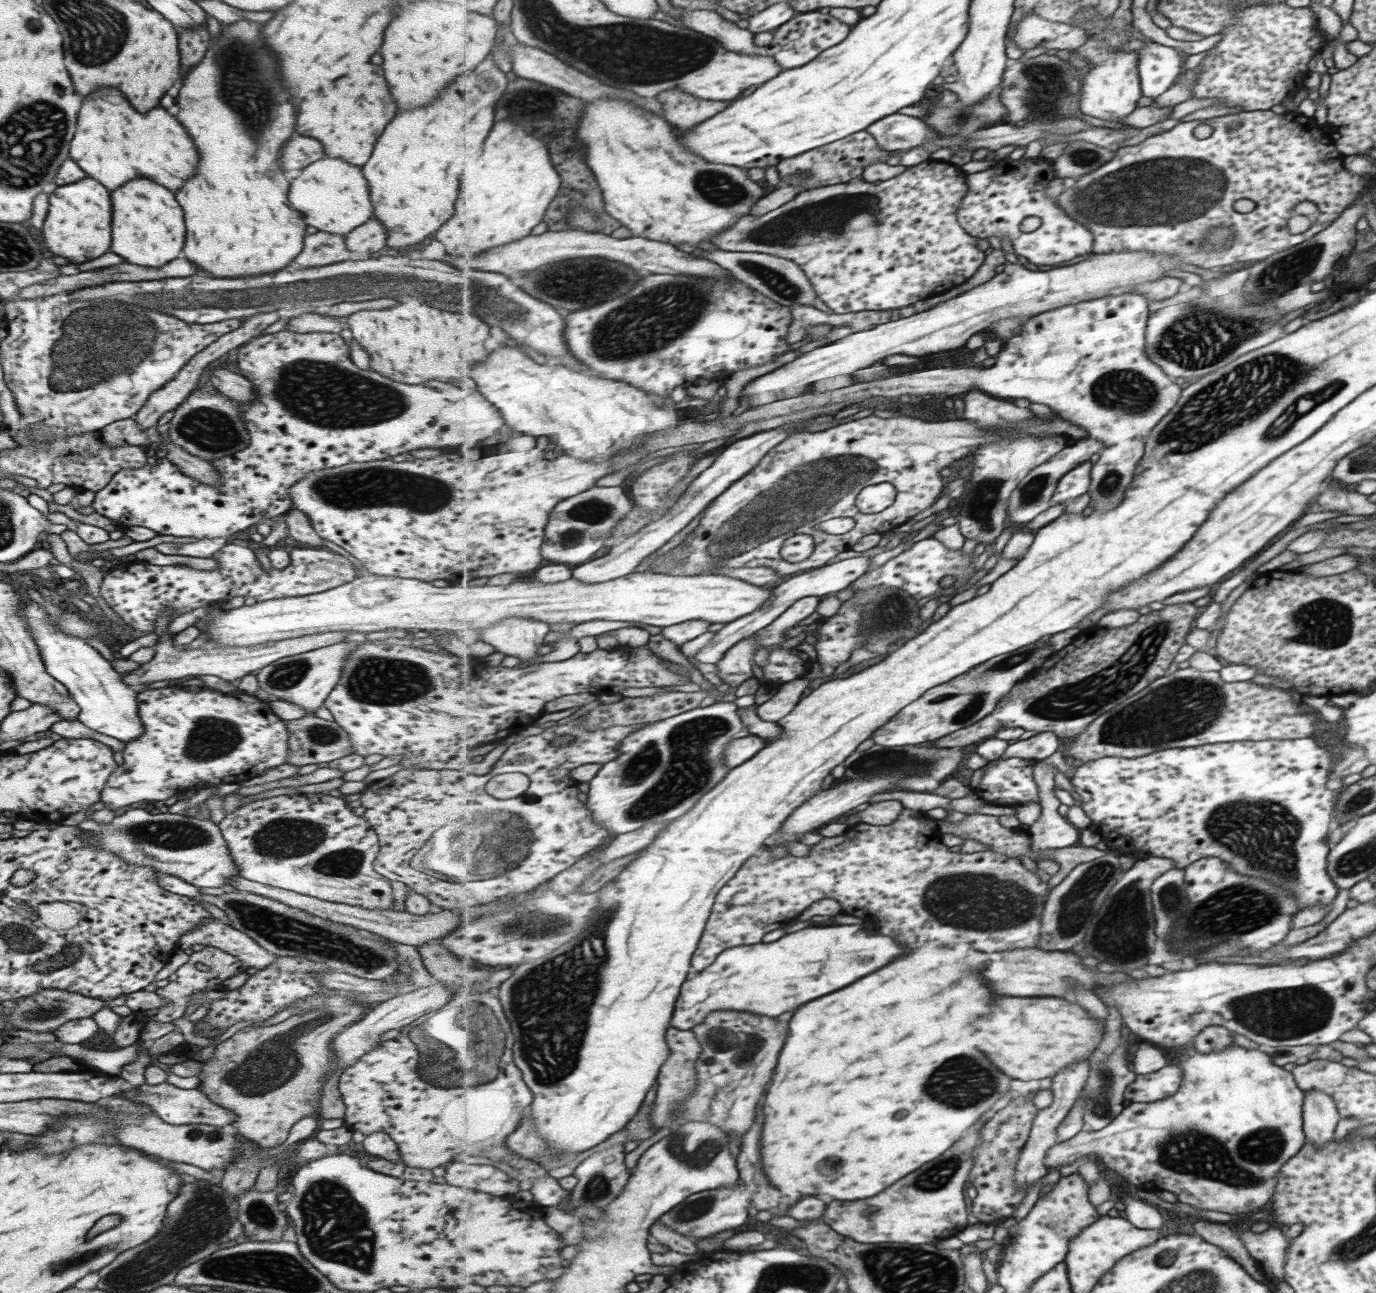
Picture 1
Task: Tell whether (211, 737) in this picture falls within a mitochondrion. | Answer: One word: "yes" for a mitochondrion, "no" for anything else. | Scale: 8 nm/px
yes

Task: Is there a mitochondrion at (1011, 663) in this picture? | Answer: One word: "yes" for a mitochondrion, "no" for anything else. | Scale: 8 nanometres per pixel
yes

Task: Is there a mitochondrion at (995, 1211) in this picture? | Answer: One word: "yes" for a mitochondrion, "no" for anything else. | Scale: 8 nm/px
no

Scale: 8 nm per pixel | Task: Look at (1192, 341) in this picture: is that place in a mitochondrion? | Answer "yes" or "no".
yes

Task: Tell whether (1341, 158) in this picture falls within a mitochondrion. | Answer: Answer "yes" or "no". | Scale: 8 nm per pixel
no

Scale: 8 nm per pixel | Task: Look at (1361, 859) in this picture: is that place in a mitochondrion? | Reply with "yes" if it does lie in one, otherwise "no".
yes

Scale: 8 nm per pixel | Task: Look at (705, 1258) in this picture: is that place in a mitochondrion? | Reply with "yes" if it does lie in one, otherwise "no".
no

